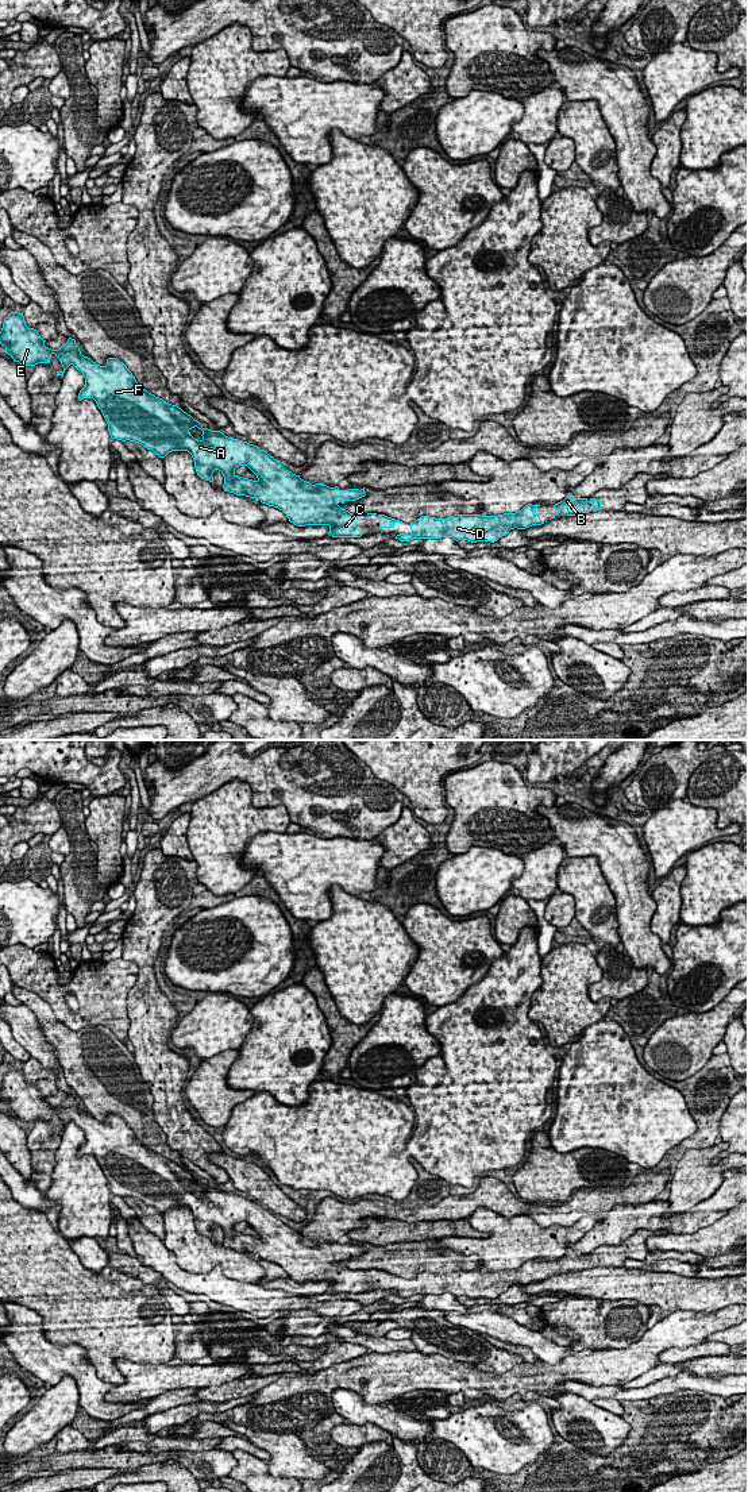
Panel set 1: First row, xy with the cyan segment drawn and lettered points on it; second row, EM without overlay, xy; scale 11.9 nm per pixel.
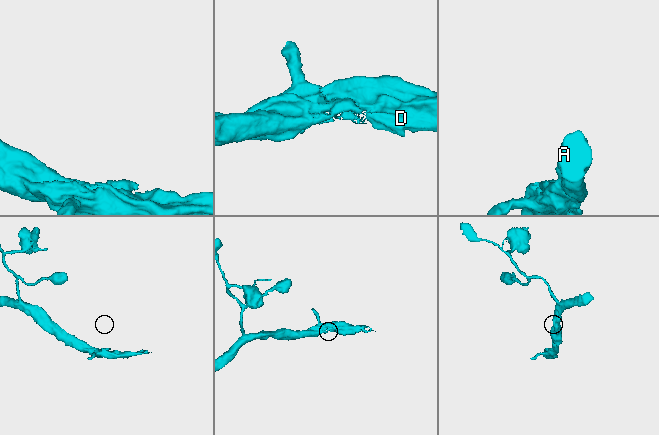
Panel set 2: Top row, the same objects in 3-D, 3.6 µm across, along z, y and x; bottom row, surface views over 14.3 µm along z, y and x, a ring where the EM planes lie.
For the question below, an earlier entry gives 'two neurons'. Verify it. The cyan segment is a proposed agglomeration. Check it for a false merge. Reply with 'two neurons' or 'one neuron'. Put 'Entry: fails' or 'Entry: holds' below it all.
one neuron
Entry: fails

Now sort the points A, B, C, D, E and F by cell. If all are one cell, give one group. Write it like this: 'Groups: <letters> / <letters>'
Groups: A B C D E F

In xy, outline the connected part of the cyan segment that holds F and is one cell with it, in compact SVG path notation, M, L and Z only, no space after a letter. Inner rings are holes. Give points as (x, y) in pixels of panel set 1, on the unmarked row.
M11 1068L3 1079L0 1087L0 1100L5 1103L5 1109L23 1122L36 1122L38 1119L50 1119L54 1110L63 1126L57 1127L62 1131L65 1126L73 1121L85 1134L85 1142L78 1149L78 1156L93 1154L101 1167L112 1195L122 1198L130 1196L142 1200L147 1206L153 1206L159 1214L165 1214L171 1207L188 1207L193 1217L197 1231L201 1235L213 1238L213 1227L219 1226L224 1233L224 1248L250 1254L259 1254L262 1260L282 1267L290 1279L297 1283L305 1281L328 1281L332 1294L360 1294L365 1288L359 1287L356 1279L360 1269L350 1269L338 1261L338 1254L346 1257L356 1257L365 1253L363 1245L340 1246L338 1242L329 1244L324 1240L312 1241L286 1226L279 1217L270 1213L266 1207L247 1198L228 1194L220 1187L204 1184L201 1179L184 1168L177 1161L171 1161L159 1153L143 1145L117 1114L108 1114L105 1122L100 1122L90 1114L84 1113L76 1096L69 1094L58 1106L45 1102L45 1098L36 1086L28 1084L24 1077L23 1068ZM197 1183L203 1187L203 1195L197 1196L190 1191L190 1185ZM247 1222L255 1231L257 1237L243 1234L235 1230L235 1225Z

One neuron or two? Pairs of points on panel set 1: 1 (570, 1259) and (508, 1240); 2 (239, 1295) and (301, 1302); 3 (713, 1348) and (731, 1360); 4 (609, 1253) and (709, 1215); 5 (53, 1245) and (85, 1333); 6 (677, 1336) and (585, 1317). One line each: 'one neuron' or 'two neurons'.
1: two neurons
2: one neuron
3: two neurons
4: two neurons
5: one neuron
6: two neurons

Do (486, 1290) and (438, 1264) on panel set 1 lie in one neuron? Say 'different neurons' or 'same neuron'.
different neurons

